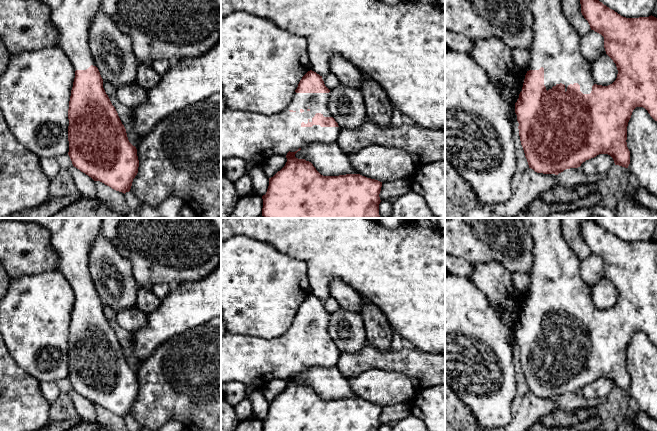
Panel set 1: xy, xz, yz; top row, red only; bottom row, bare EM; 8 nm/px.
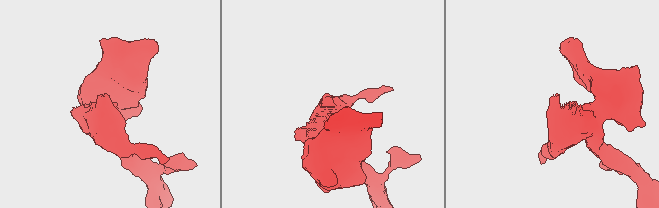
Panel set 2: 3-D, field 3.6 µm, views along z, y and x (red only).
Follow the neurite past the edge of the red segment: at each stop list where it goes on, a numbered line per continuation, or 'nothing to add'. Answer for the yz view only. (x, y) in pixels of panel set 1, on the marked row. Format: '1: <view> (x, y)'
1: yz (555, 47)

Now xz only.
1: xz (247, 135)

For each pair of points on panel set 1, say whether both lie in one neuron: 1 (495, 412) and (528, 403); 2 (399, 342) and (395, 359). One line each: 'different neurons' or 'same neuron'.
1: different neurons
2: different neurons

